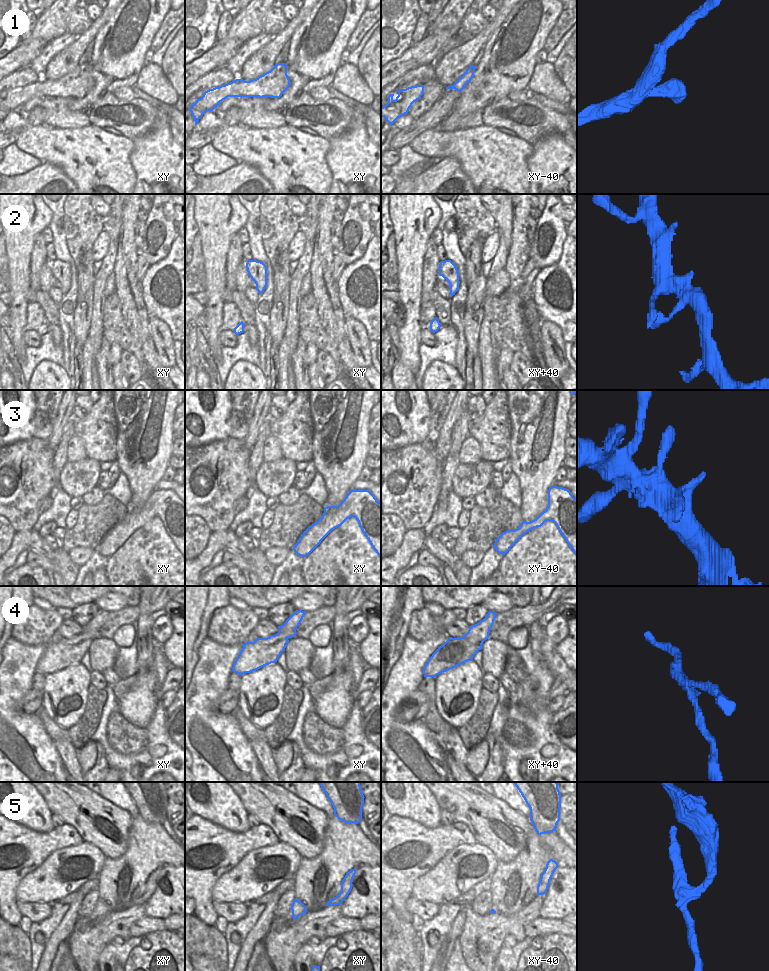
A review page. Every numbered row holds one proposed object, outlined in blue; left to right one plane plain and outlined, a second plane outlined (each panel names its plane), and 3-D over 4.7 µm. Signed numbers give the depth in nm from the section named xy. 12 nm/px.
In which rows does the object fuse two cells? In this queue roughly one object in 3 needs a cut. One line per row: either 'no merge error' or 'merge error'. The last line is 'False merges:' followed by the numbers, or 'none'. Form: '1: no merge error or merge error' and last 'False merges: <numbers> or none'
1: no merge error
2: no merge error
3: no merge error
4: merge error
5: merge error
False merges: 4, 5

